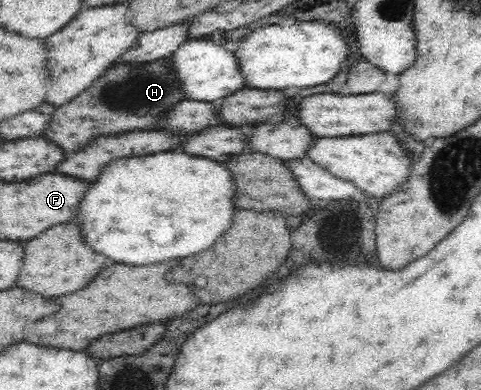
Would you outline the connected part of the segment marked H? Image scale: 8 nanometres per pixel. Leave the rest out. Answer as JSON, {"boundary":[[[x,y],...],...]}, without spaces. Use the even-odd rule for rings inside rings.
{"boundary":[[[170,56],[157,58],[151,62],[117,62],[109,67],[87,90],[72,98],[67,104],[57,107],[52,114],[50,126],[43,136],[60,146],[67,154],[76,153],[99,137],[120,135],[131,131],[159,130],[158,120],[174,109],[174,106],[181,103],[183,99],[188,98],[184,98],[184,92],[172,68]]]}

